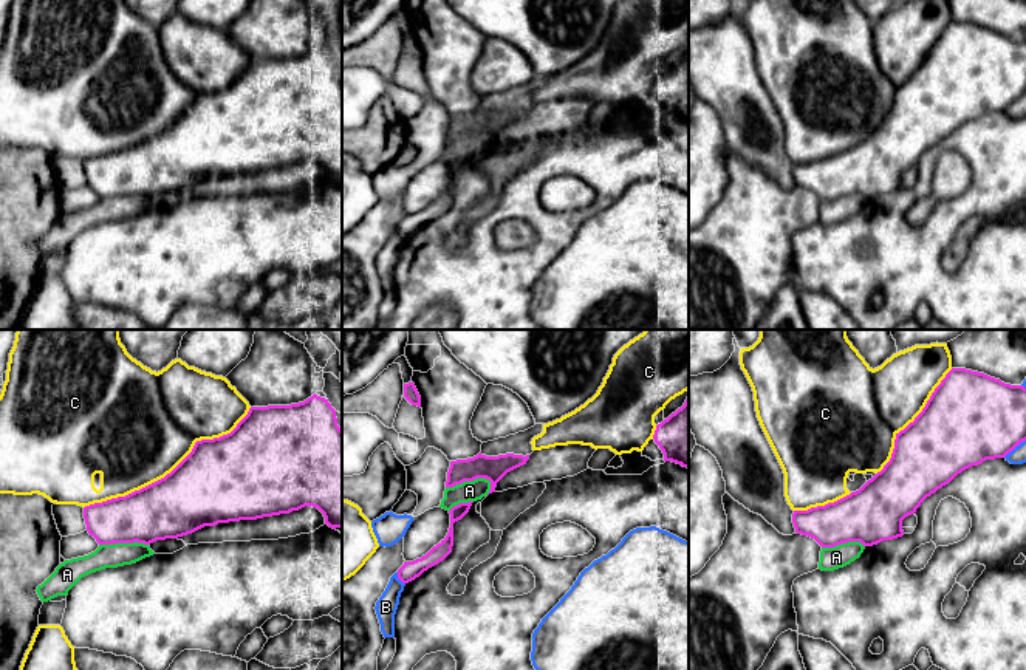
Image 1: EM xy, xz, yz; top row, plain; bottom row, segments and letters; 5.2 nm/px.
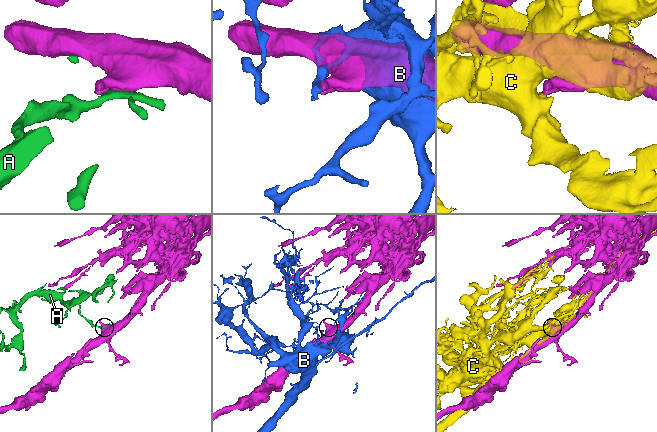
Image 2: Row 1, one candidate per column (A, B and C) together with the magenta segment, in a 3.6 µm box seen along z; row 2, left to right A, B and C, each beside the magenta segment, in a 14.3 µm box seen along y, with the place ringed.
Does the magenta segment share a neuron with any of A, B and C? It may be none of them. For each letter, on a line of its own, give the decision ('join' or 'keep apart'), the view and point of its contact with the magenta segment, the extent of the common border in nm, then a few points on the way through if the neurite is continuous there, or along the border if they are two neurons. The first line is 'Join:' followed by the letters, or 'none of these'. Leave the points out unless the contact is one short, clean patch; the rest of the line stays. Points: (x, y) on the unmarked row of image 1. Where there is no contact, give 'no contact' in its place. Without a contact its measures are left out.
Join: A
A: join; meets magenta in xz at (468, 133); contact 240 nm long; runs through xz (491, 121), (468, 133), (469, 144)
B: keep apart; meets magenta in xz at (400, 232); contact 80 nm long
C: keep apart; meets magenta in xy at (172, 124); contact 1000 nm long

